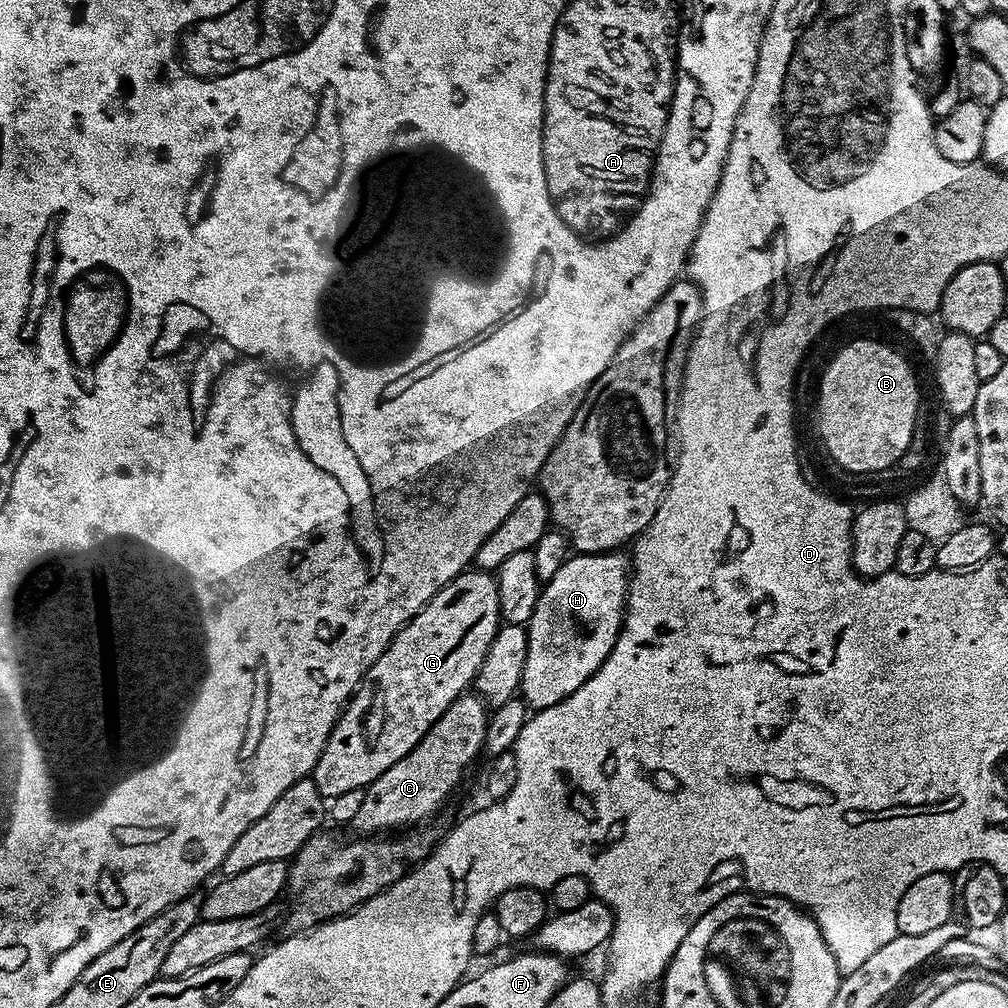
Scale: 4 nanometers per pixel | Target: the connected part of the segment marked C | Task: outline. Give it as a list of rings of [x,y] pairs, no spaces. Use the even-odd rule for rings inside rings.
[[[475,694],[459,696],[442,714],[442,718],[438,718],[438,722],[434,722],[434,726],[430,726],[430,730],[426,730],[426,734],[420,739],[418,746],[414,746],[414,750],[410,750],[410,754],[406,754],[401,760],[394,762],[394,766],[390,766],[390,770],[383,772],[376,781],[364,789],[365,798],[358,809],[357,816],[350,823],[351,827],[357,828],[357,833],[360,834],[384,834],[387,833],[387,828],[404,830],[409,826],[423,825],[420,823],[427,816],[434,815],[447,802],[448,795],[459,786],[460,779],[464,776],[464,768],[470,767],[475,762],[476,755],[481,755],[489,715],[489,709],[479,696]]]

